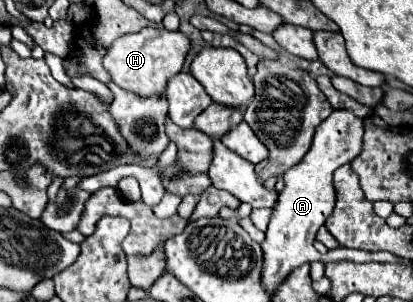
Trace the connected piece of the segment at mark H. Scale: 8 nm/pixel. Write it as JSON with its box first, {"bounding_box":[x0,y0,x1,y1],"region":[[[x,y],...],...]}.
{"bounding_box":[103,27,189,97],"region":[[[145,27],[137,33],[119,37],[103,57],[103,67],[111,75],[113,83],[117,83],[121,89],[127,89],[139,97],[153,97],[161,95],[167,81],[181,71],[187,51],[189,39],[183,33]]]}

